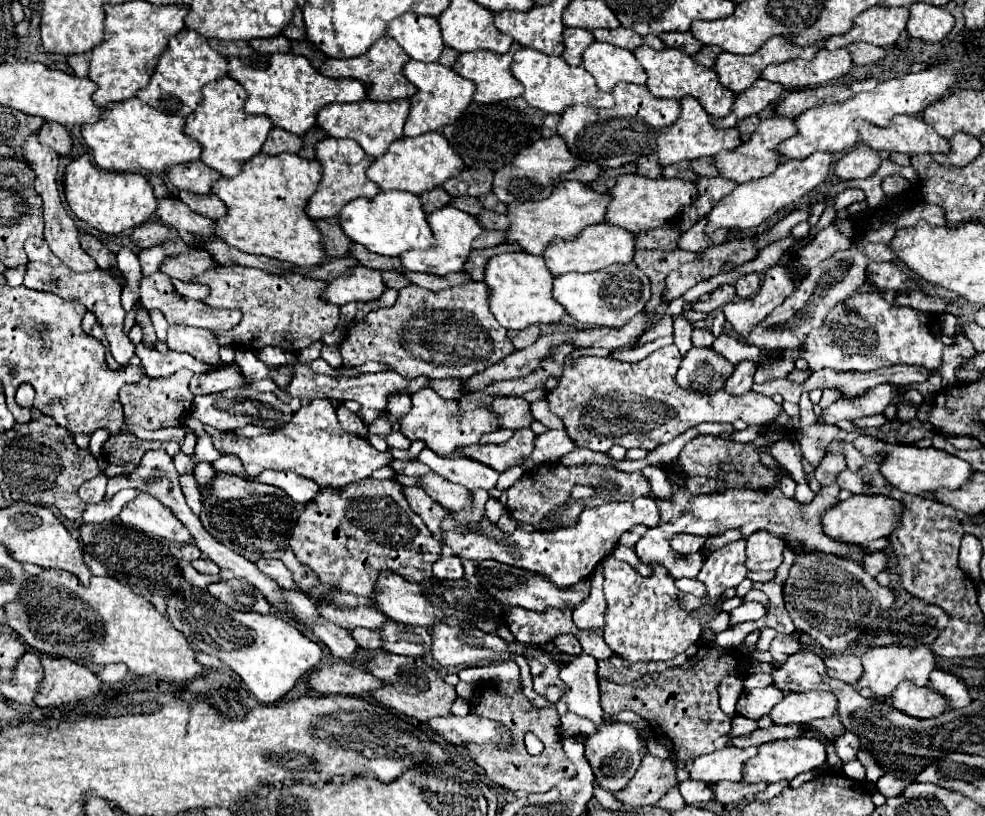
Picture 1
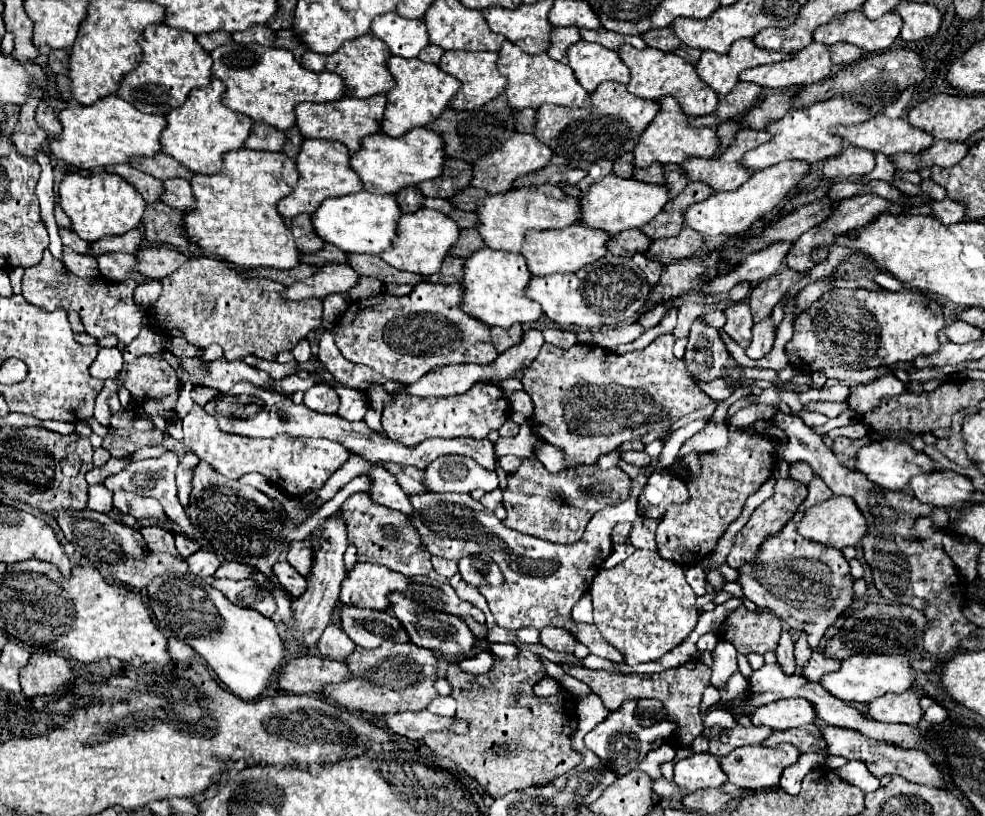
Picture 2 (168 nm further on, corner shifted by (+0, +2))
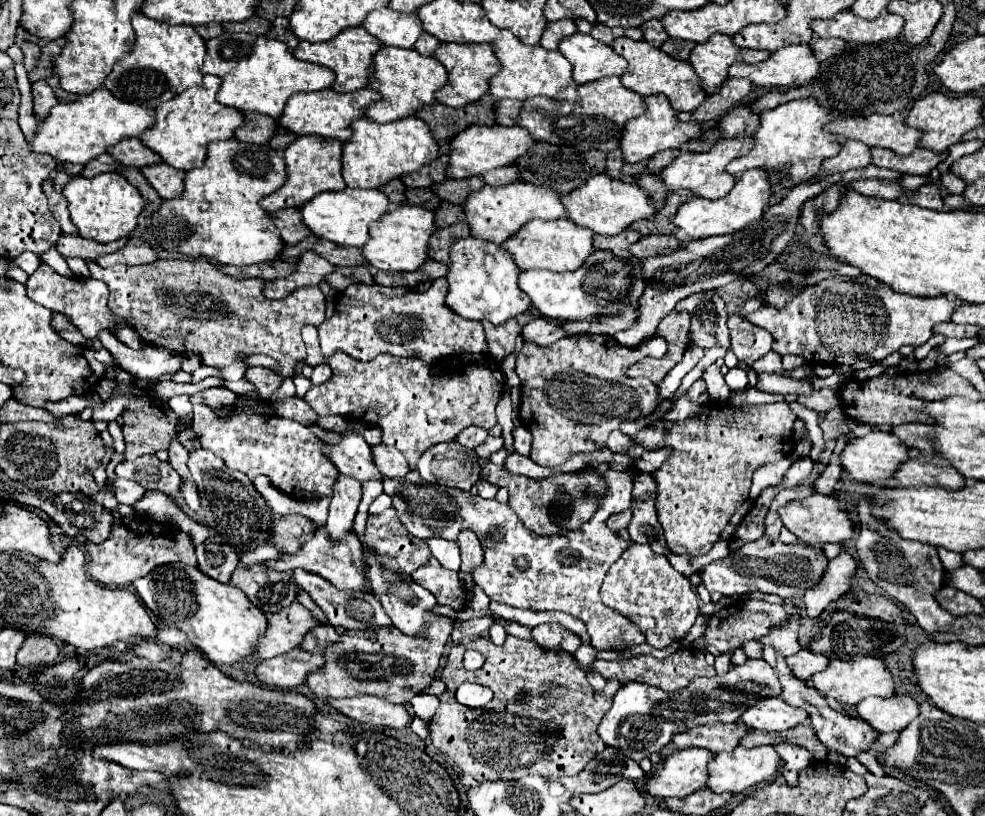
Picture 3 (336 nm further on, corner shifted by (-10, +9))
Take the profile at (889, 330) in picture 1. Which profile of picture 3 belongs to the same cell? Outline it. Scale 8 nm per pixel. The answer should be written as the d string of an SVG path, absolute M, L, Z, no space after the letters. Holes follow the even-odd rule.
M829 277L815 285L807 285L801 293L785 303L783 309L771 305L761 307L755 313L749 313L745 319L757 327L763 327L773 337L773 351L779 355L801 355L809 365L859 365L865 361L881 361L887 355L895 353L903 345L919 347L933 335L933 325L949 321L955 303L939 295L935 299L915 299L911 295L899 295L887 285L871 277Z

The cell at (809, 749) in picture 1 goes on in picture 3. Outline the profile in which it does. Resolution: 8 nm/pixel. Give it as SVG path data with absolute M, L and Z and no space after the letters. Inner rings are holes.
M761 745L761 747L735 747L731 753L719 753L707 763L707 789L715 793L741 793L749 789L751 785L763 783L773 779L779 769L779 755L771 745Z

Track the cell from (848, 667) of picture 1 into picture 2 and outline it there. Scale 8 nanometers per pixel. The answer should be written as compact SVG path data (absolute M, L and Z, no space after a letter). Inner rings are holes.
M813 652L809 664L803 668L805 678L809 678L811 682L821 682L821 678L829 672L837 672L841 668L841 660L835 658L827 658L823 652Z

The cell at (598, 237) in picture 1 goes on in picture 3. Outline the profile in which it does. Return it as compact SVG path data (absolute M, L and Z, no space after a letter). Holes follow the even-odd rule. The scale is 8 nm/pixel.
M533 219L525 223L513 237L509 237L501 245L513 259L521 271L527 269L547 269L547 271L575 271L579 269L587 255L593 251L593 231L571 223L571 219L557 219L557 221L543 221Z

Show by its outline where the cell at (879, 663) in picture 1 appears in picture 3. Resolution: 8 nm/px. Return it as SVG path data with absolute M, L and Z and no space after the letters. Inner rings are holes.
M859 657L853 661L841 661L841 659L833 659L825 671L815 673L811 677L811 685L823 695L823 697L833 697L835 701L839 701L841 705L855 705L861 699L875 695L875 697L891 697L895 695L893 691L893 675L887 671L883 659L877 657Z

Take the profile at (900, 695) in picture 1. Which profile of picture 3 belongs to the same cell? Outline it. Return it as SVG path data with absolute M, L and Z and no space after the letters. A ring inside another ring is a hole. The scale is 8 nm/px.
M893 695L891 699L871 697L859 701L855 713L877 733L891 733L907 727L919 715L919 705L909 695Z

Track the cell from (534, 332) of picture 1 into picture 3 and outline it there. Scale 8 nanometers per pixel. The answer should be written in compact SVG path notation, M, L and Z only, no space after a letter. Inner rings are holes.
M507 319L501 325L483 321L483 327L485 327L489 355L501 363L505 357L509 357L515 351L515 339L521 333L521 327L515 319Z

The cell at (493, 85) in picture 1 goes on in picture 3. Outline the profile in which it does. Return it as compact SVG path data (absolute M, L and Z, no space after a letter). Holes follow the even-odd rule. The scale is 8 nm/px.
M441 43L435 49L435 59L443 63L449 73L447 83L435 93L435 101L447 107L461 107L467 103L475 103L489 91L489 77L499 73L499 61L491 51L491 45L477 43L477 45L463 45L463 43Z

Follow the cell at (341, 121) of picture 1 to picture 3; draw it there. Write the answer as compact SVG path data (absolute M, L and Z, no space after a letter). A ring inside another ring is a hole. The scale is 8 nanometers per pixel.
M371 87L357 89L351 93L335 93L331 89L321 89L315 93L297 93L289 97L283 113L279 115L279 119L275 119L275 123L279 127L285 127L287 131L293 131L295 135L319 135L343 143L351 137L351 121L363 117L363 109L375 99L377 95Z

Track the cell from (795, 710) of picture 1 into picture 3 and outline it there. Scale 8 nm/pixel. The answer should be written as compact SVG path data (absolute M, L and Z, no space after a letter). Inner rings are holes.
M767 697L767 699L759 699L755 705L751 705L741 715L741 721L747 723L747 727L751 727L751 729L779 733L779 731L787 731L795 725L805 725L807 711L787 705L781 697Z

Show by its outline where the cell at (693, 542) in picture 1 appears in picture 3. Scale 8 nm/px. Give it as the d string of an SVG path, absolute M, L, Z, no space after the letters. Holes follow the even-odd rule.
M709 401L705 409L701 405L695 417L689 417L687 421L655 421L651 427L669 433L665 437L645 437L645 431L629 435L633 441L651 451L673 449L673 455L669 455L669 459L651 473L657 483L657 519L665 531L671 553L699 557L711 551L719 533L735 513L735 507L749 497L753 471L763 463L787 457L789 443L783 441L793 439L795 419L797 415L787 403L733 407L731 403ZM713 421L721 421L723 427L709 433L709 425L713 425ZM745 435L753 435L755 439L749 441ZM765 439L775 439L775 443L761 443ZM779 445L785 445L785 451L781 451Z

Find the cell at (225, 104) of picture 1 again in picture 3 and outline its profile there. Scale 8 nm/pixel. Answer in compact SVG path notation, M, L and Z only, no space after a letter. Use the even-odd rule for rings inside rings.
M203 75L201 85L189 87L187 91L183 91L183 95L161 103L155 109L155 123L139 135L141 143L155 151L169 167L181 171L201 167L203 159L207 157L207 143L217 139L231 139L235 127L239 127L239 119L243 119L241 111L235 111L233 107L223 107L217 101L217 91L219 79L215 79L215 75Z

